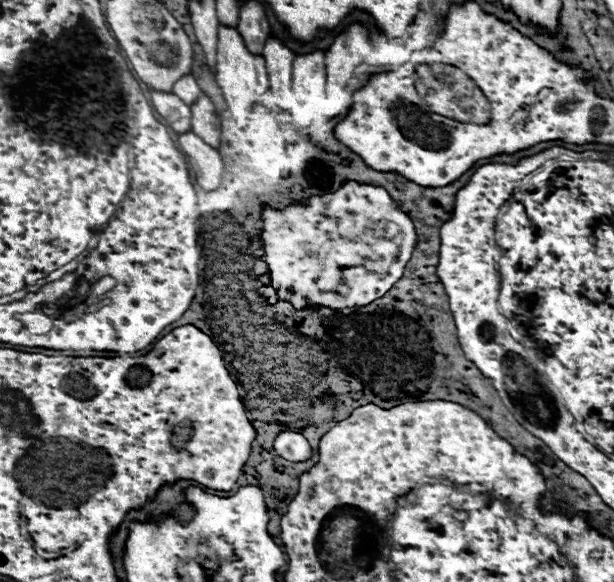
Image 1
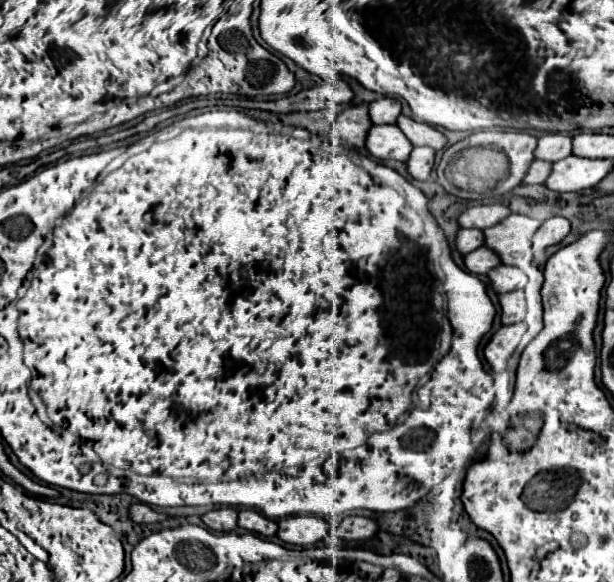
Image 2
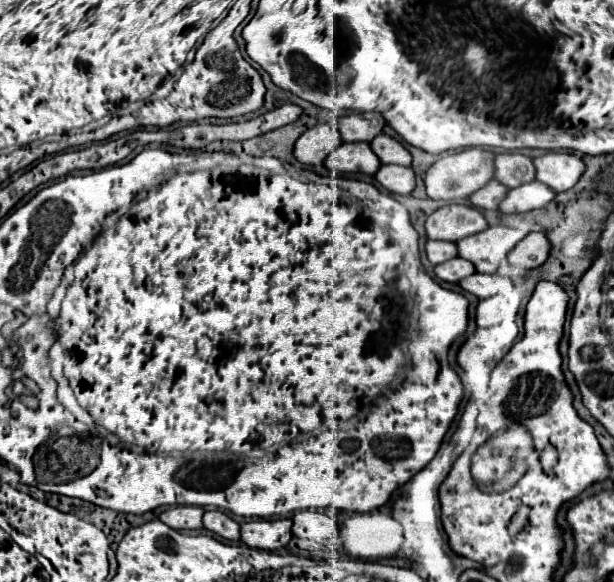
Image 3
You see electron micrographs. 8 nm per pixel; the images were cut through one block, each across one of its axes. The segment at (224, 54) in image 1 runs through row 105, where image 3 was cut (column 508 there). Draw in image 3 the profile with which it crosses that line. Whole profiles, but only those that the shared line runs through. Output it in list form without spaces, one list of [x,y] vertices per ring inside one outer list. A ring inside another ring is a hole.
[[[490,226],[476,236],[458,240],[458,256],[470,260],[476,272],[492,274],[498,270],[508,252],[526,236],[526,230],[508,226]]]

